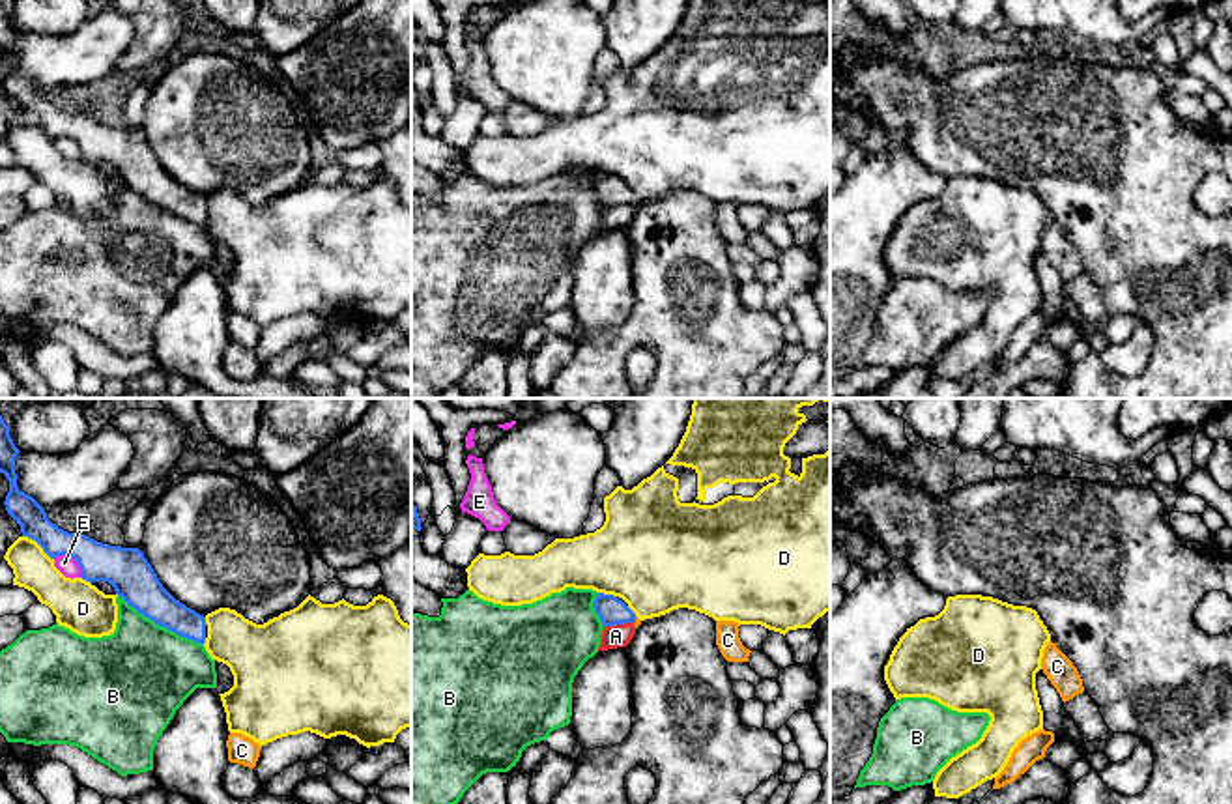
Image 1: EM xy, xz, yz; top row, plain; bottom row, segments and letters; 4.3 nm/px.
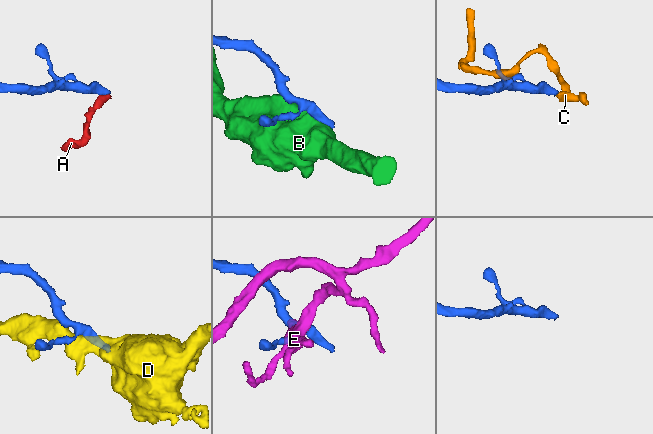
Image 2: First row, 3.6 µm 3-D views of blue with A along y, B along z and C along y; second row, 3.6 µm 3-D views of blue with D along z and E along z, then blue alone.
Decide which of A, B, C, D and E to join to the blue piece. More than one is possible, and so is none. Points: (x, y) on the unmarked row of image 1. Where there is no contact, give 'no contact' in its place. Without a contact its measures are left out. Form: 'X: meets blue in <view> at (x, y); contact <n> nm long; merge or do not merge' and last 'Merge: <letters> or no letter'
A: meets blue in xz at (617, 204); contact 130 nm long; do not merge
B: meets blue in xy at (161, 206); contact 420 nm long; do not merge
C: meets blue in xz at (634, 202); contact 30 nm long; do not merge
D: meets blue in xy at (38, 124); contact 170 nm long; do not merge
E: meets blue in xy at (71, 137); contact 150 nm long; do not merge
Merge: no letter

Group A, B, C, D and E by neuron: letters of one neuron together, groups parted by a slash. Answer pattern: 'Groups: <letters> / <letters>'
Groups: A C / B / D / E

